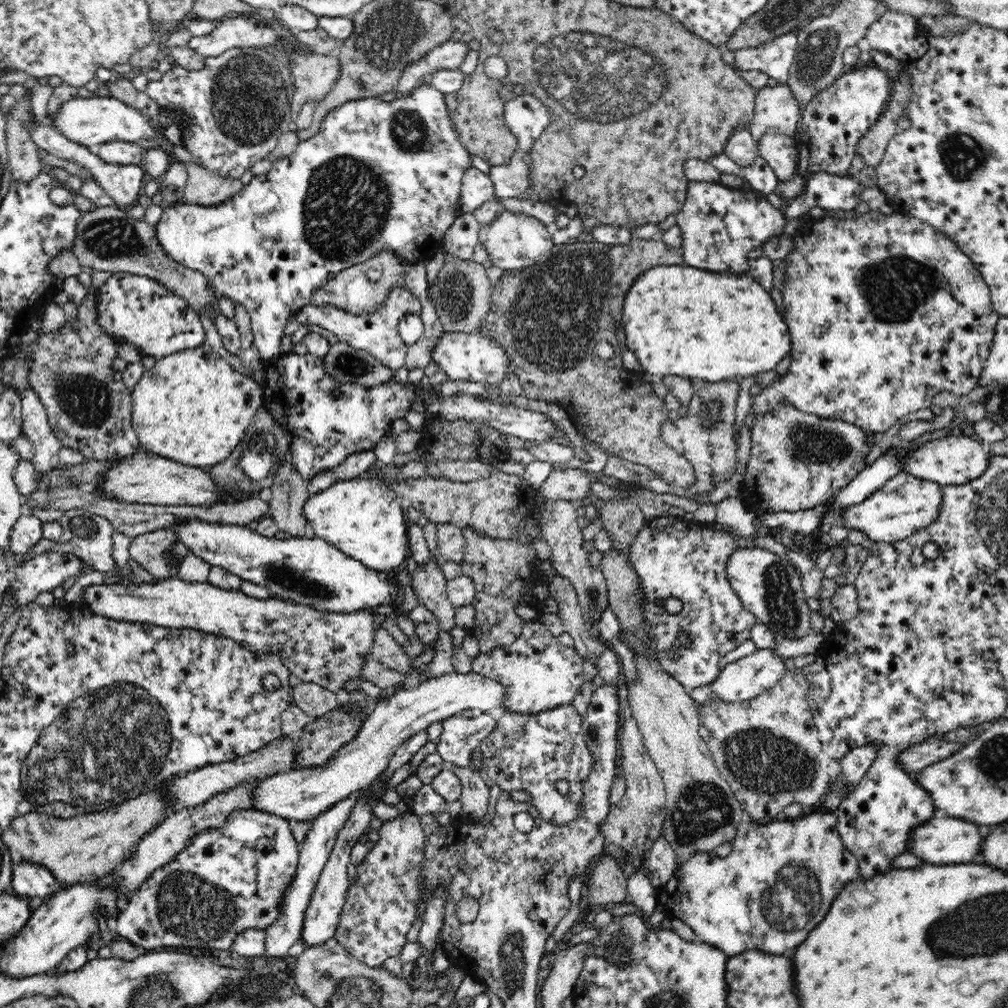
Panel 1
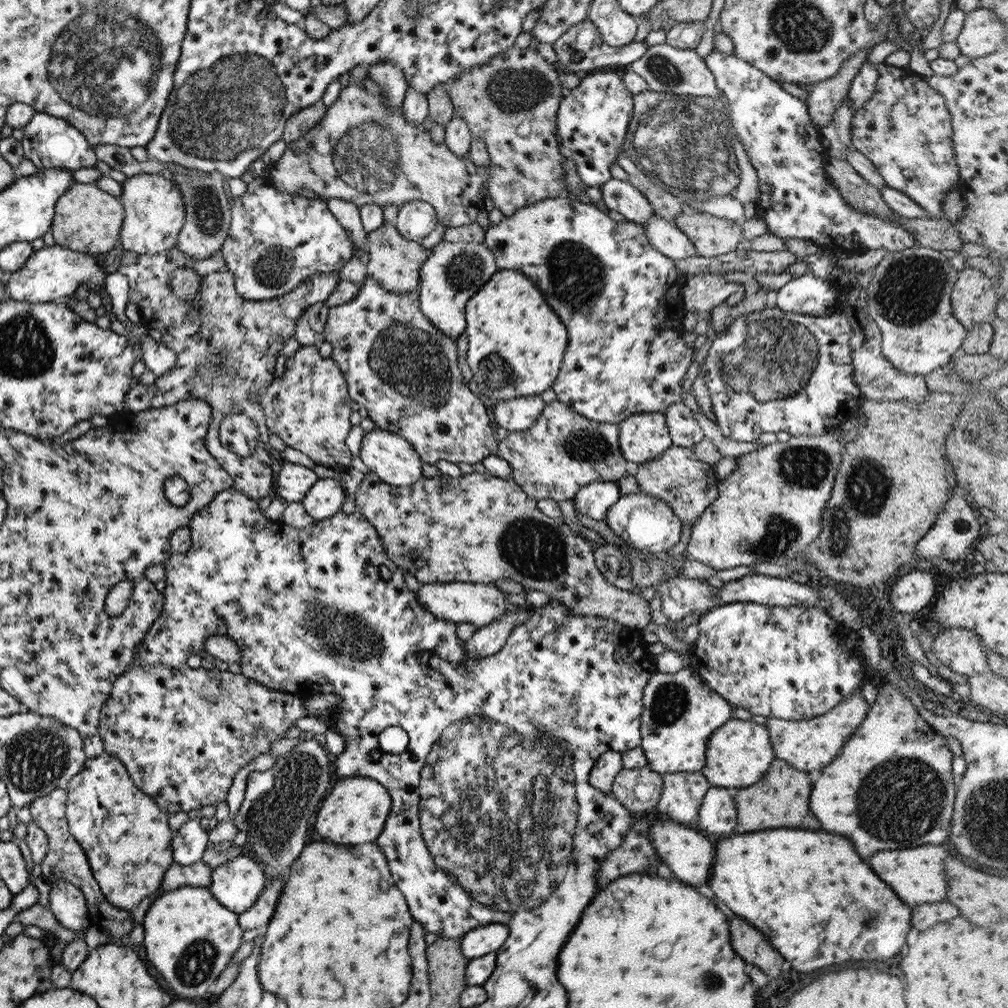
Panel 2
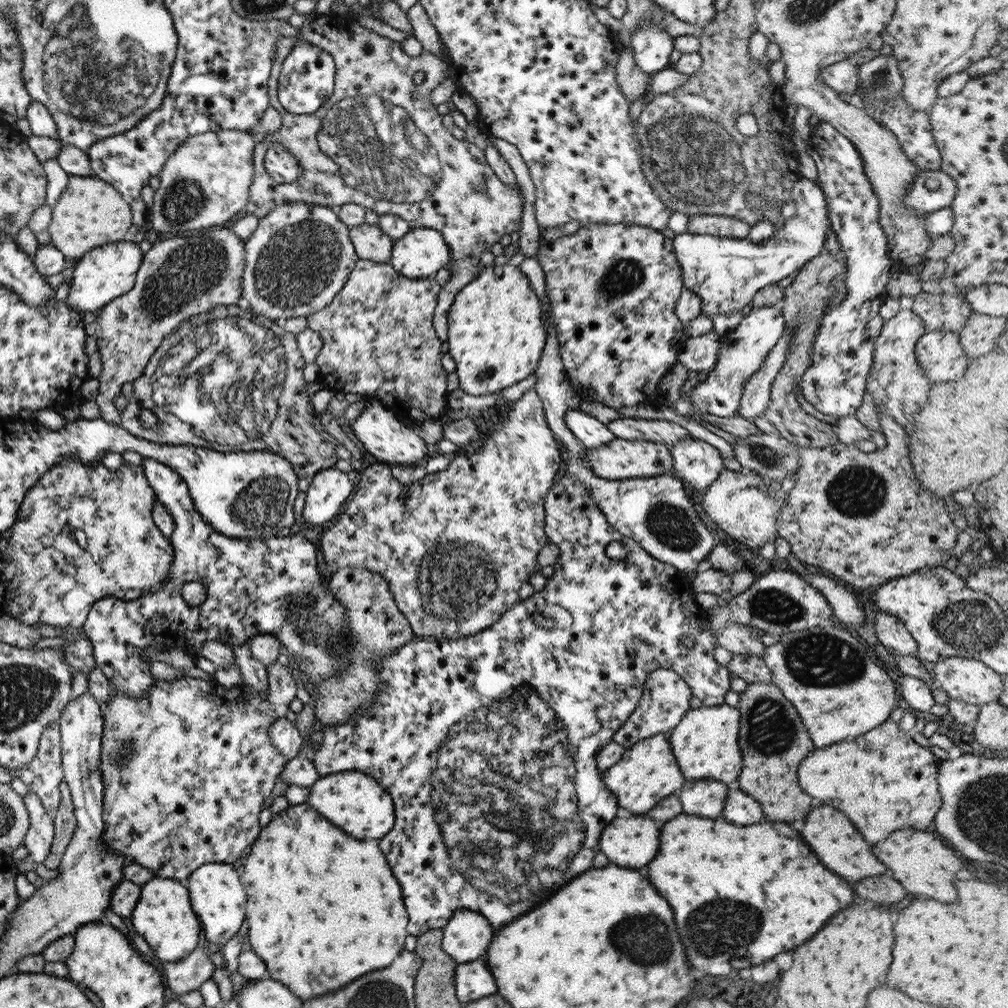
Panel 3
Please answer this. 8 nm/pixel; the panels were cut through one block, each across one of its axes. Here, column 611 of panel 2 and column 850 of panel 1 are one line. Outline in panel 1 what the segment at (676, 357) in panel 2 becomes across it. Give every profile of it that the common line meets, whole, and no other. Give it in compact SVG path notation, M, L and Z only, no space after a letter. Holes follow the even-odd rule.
M874 209L857 219L822 219L816 222L813 228L810 232L794 236L794 248L786 258L788 281L783 287L782 295L786 307L785 320L792 340L790 366L784 375L779 375L771 384L753 396L751 408L755 418L776 413L783 407L792 407L822 419L848 422L865 431L884 433L902 417L929 408L936 394L946 391L961 397L978 386L984 364L991 354L997 334L996 326L1001 317L994 309L990 288L981 276L976 263L964 254L955 240L943 235L937 228L919 218L898 212L887 215Z

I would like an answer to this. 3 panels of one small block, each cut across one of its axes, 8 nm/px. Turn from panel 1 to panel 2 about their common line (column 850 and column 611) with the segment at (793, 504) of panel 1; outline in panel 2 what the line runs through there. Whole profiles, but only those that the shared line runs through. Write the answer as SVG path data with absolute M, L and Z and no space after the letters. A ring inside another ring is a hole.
M557 400L544 405L539 417L525 430L508 431L503 439L497 439L496 454L501 456L509 465L511 472L509 478L535 500L545 498L559 502L559 500L572 500L580 486L591 481L611 481L617 483L625 476L625 464L618 447L618 425L607 422L597 422L585 418Z

